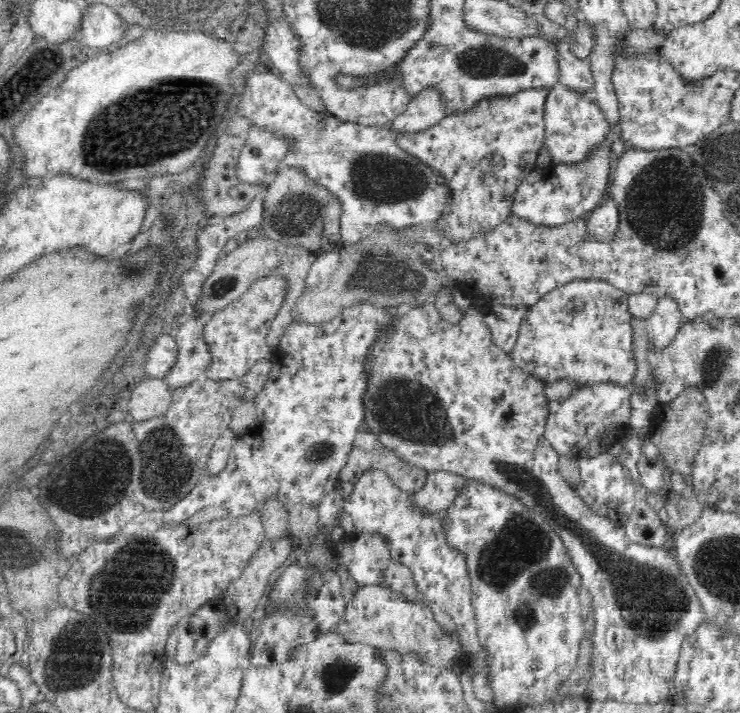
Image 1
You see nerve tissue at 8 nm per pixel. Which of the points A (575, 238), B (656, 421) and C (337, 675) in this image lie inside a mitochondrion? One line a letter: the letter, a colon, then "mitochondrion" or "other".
A: other
B: other
C: mitochondrion

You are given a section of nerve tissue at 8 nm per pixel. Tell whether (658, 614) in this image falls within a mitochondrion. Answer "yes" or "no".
yes

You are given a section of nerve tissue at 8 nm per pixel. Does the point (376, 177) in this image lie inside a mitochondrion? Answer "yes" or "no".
yes

